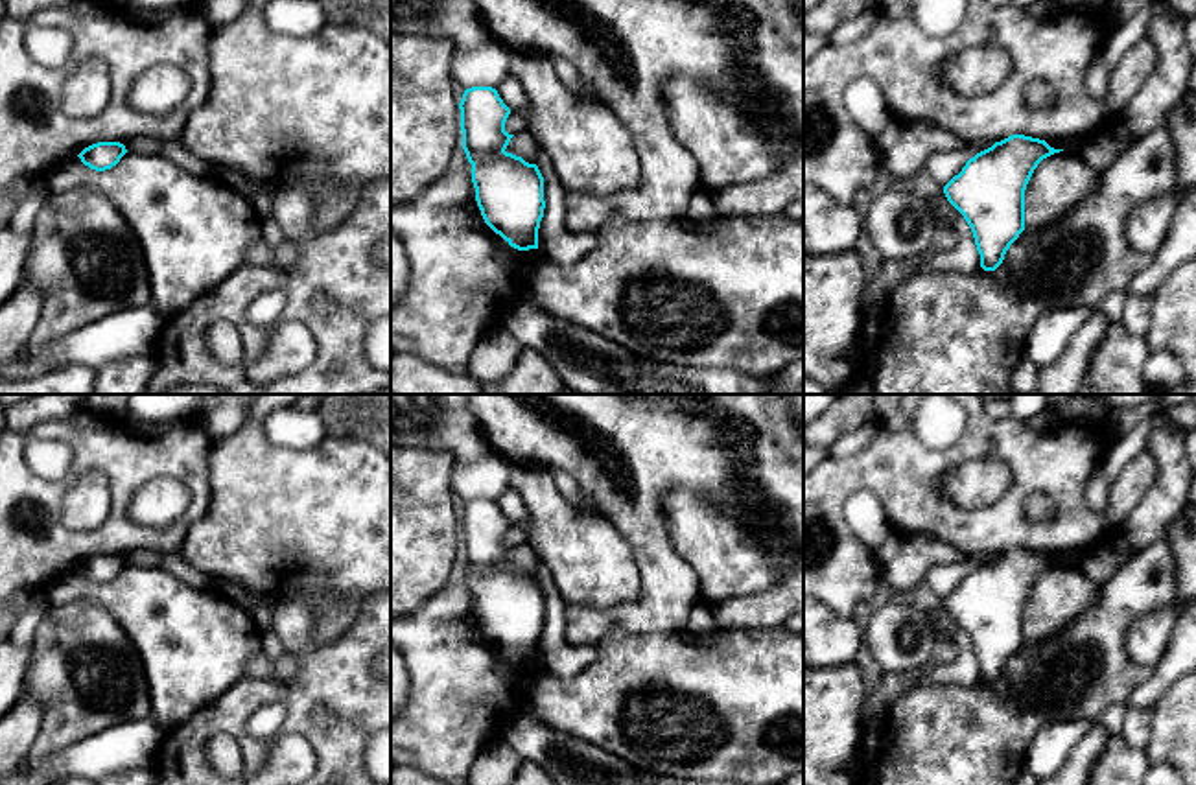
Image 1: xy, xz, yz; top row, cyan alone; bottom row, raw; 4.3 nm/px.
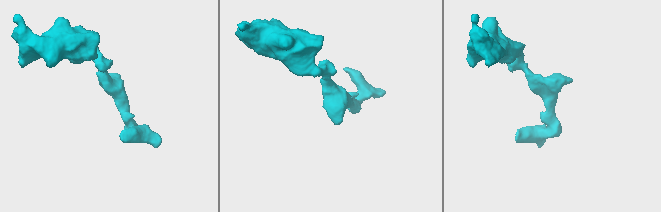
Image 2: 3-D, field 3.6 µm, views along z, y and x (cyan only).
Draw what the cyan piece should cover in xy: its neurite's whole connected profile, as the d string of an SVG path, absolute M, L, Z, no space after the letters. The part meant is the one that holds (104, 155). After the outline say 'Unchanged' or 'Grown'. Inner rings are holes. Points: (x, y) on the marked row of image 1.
M98 142L85 147L77 157L85 166L96 171L111 170L127 153L120 142Z. Unchanged

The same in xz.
M492 87L466 88L459 109L463 149L485 223L518 251L538 249L544 177L536 164L505 151L514 136L505 131L510 109Z. Unchanged

